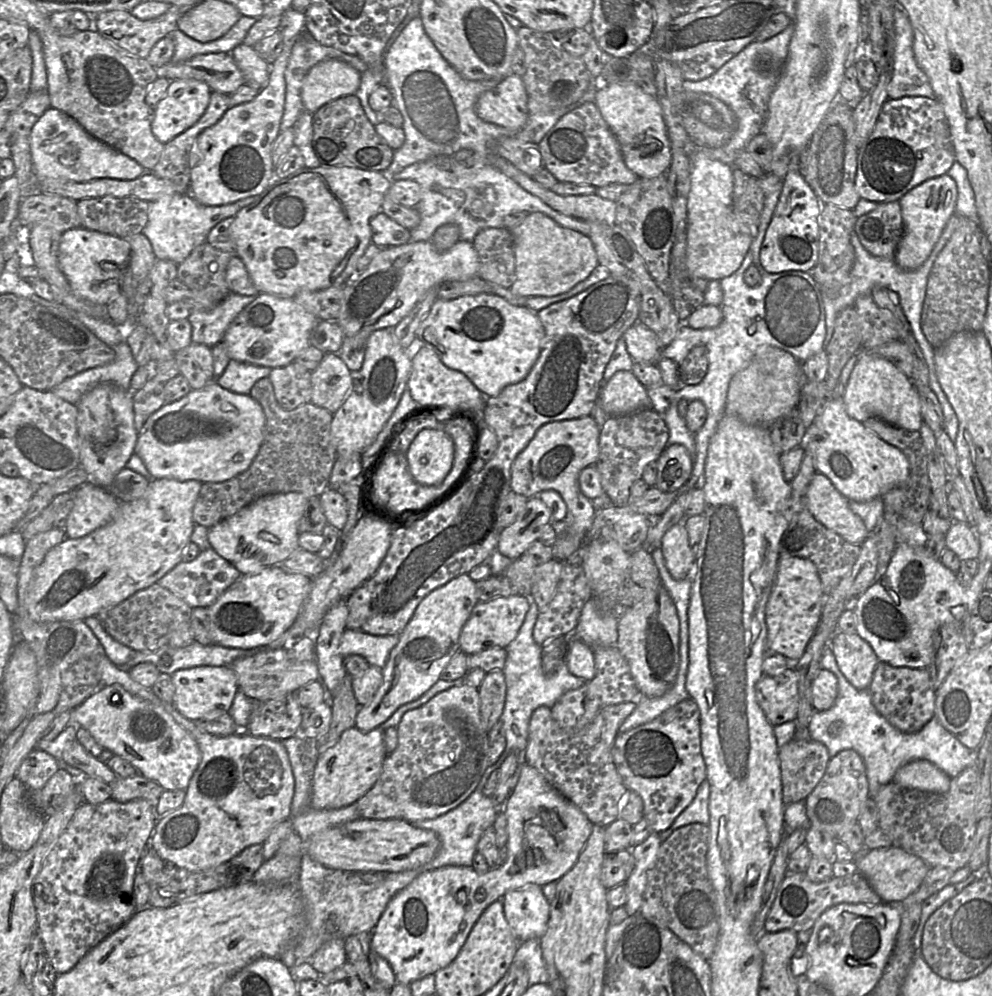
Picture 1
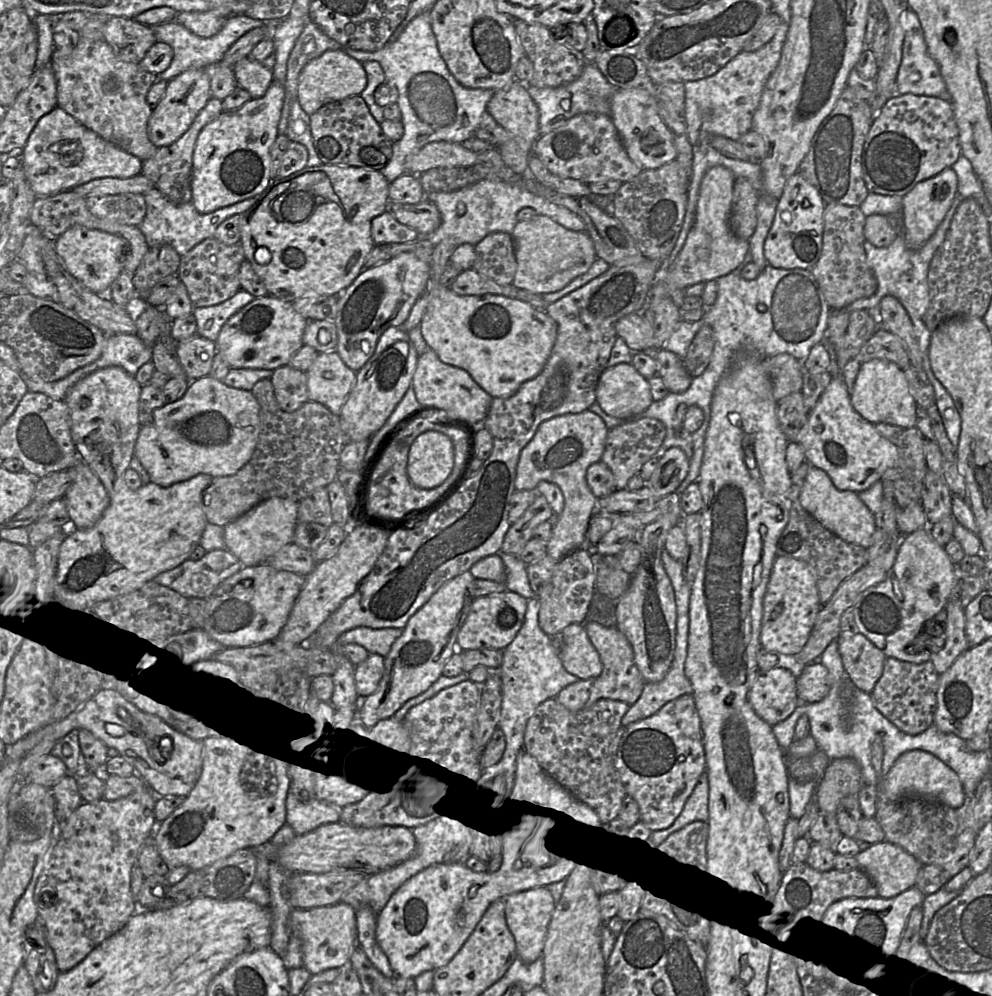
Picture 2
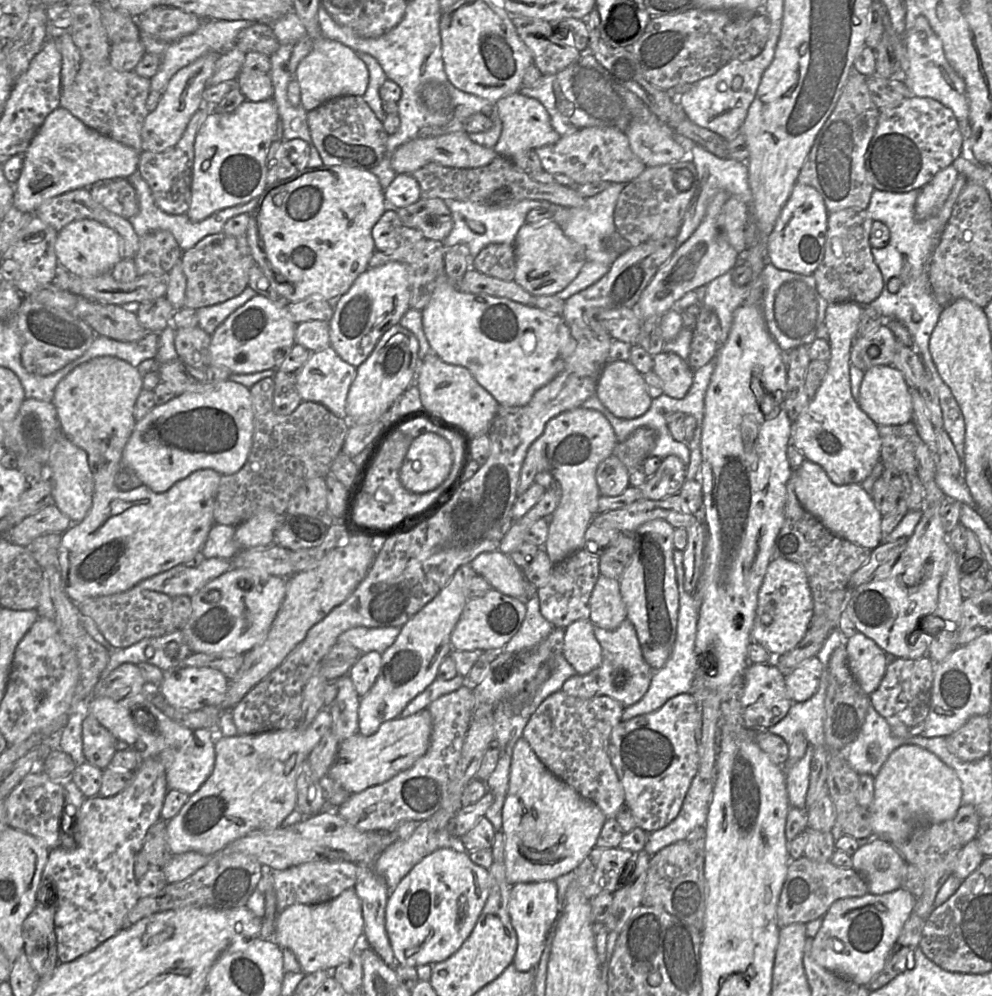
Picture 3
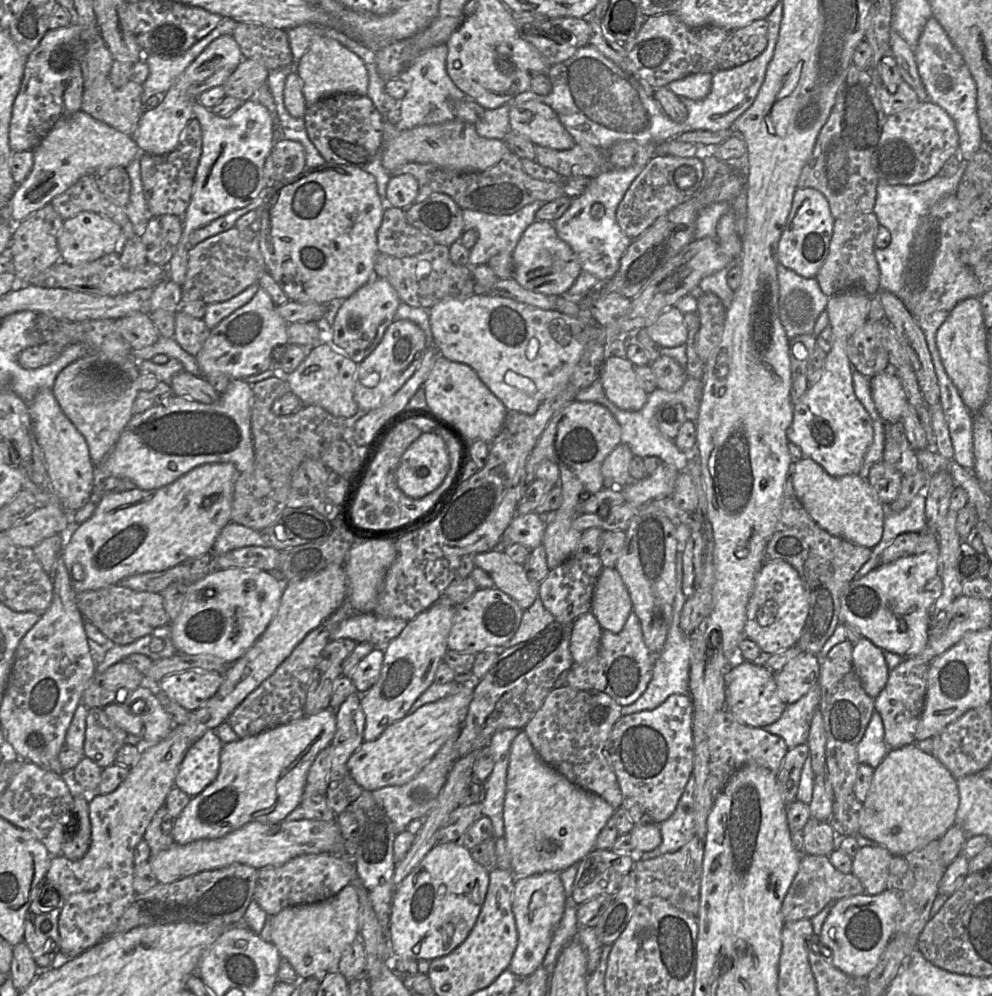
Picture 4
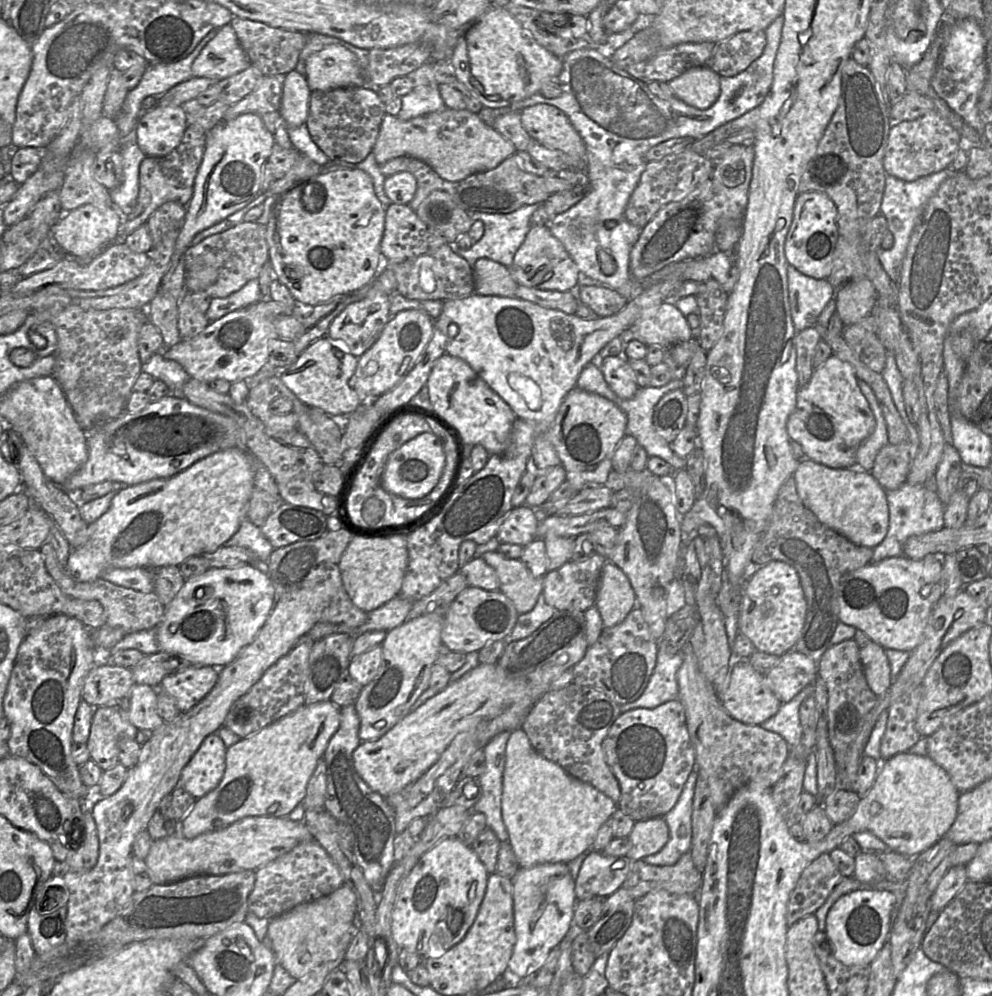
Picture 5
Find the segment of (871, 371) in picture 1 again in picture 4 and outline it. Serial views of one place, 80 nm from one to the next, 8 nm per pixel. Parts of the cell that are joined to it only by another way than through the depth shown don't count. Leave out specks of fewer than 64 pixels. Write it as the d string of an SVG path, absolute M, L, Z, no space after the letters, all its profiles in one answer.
M883 371L870 378L870 387L876 410L881 419L886 423L902 421L903 411L909 402L898 375Z

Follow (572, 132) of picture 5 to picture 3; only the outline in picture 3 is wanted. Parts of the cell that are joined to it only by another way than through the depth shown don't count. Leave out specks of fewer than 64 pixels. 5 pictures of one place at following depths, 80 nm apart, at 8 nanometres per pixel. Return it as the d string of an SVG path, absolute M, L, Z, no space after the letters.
M515 92L500 98L495 106L502 121L502 132L493 149L498 156L509 159L523 171L528 171L527 153L529 150L553 145L561 138L551 125L548 111L535 98Z

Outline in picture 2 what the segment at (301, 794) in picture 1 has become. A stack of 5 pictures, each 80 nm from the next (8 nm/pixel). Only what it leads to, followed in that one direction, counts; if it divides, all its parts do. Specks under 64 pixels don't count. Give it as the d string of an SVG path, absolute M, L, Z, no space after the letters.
M294 778L288 792L286 809L287 823L297 835L303 835L321 825L340 821L343 806L333 801L319 799L317 796L303 799Z

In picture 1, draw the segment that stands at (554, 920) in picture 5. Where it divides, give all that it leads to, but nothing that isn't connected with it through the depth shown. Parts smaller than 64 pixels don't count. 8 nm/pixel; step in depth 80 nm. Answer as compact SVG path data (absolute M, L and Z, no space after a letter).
M527 885L508 891L502 898L505 918L520 942L539 939L545 934L550 917L550 901L545 897L542 886Z

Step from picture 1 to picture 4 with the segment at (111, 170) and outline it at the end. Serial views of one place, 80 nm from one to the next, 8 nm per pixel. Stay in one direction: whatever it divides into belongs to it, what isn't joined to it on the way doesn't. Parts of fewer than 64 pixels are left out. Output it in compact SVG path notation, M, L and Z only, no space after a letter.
M83 111L62 116L33 149L33 167L27 178L17 185L9 201L12 222L21 222L85 175L93 175L97 170L112 167L126 168L139 152L140 149L132 136L96 120Z

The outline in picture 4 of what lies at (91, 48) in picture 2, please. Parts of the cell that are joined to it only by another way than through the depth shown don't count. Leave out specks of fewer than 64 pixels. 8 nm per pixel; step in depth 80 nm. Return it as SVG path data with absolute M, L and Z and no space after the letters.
M107 78L104 82L94 82L84 88L80 111L134 137L145 111L141 101L142 92L142 84L130 80L117 88Z

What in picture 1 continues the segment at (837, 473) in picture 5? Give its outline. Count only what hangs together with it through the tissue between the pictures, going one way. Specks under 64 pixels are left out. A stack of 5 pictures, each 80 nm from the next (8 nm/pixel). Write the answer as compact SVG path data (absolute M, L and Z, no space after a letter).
M818 471L809 485L807 503L809 511L818 522L840 535L847 542L861 545L869 536L861 517L850 509L849 500L835 488L827 476Z

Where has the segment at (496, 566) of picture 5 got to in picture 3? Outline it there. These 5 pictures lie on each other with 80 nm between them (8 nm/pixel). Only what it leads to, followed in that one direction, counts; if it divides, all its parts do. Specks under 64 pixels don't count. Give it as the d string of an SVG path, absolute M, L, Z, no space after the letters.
M500 550L484 552L469 564L475 574L485 578L492 588L526 604L528 581L522 569L514 564L509 555Z

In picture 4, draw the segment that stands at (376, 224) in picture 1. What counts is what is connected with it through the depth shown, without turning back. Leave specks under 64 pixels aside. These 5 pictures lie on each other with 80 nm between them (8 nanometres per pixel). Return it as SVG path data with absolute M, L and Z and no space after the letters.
M389 206L383 213L377 231L377 246L380 253L394 257L410 257L431 251L435 240L409 224L405 209Z

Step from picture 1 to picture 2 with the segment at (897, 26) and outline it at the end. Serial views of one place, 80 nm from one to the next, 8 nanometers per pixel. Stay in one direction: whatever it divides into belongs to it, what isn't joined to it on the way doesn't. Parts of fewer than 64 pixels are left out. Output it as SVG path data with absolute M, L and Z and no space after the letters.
M911 9L904 10L900 15L900 24L904 31L902 59L899 66L895 92L897 95L926 95L951 101L950 93L941 75L937 62L930 56L919 18Z

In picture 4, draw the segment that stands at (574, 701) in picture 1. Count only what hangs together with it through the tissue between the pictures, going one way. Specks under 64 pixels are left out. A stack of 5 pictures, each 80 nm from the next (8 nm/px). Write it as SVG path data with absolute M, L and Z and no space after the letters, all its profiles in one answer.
M632 611L619 633L602 629L598 653L587 662L574 663L569 669L566 685L578 690L604 692L620 706L627 706L646 690L653 676L655 657L646 647L640 621Z

